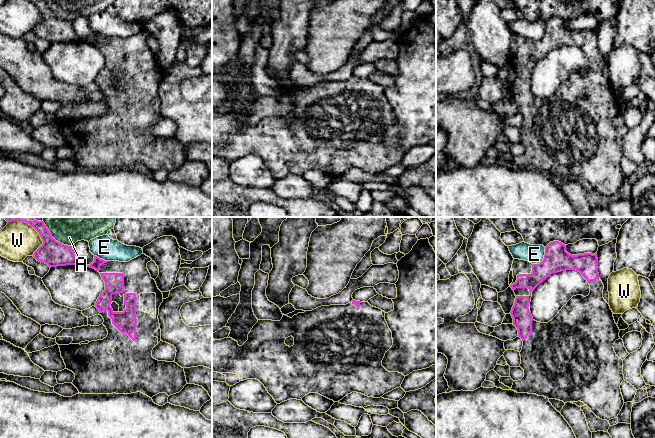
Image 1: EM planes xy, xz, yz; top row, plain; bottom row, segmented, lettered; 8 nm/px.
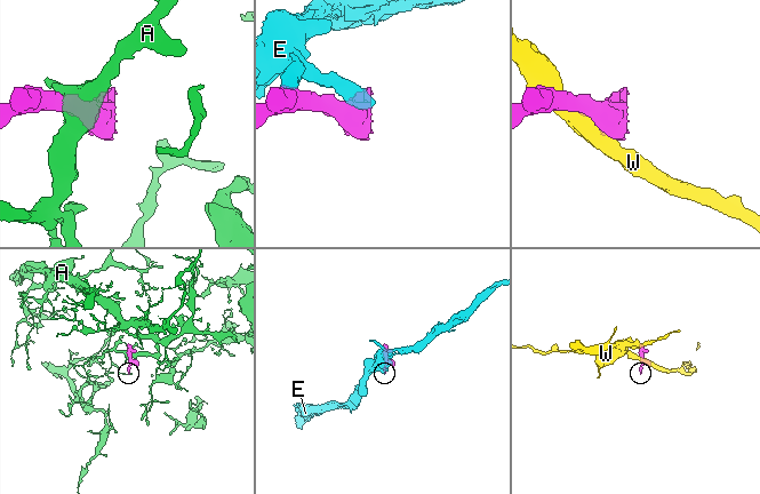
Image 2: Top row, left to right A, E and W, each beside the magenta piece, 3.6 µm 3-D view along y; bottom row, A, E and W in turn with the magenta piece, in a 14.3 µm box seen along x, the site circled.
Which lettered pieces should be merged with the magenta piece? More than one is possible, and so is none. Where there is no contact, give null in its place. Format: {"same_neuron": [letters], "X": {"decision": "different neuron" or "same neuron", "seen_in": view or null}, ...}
{"same_neuron": [], "A": {"decision": "different neuron", "seen_in": "xy"}, "E": {"decision": "different neuron", "seen_in": "yz"}, "W": {"decision": "different neuron", "seen_in": "xy"}}

